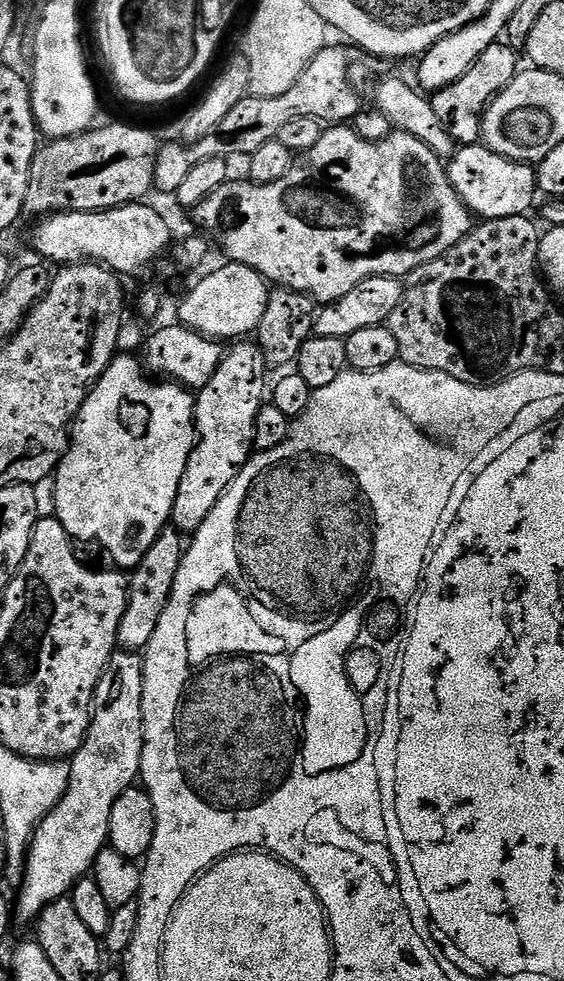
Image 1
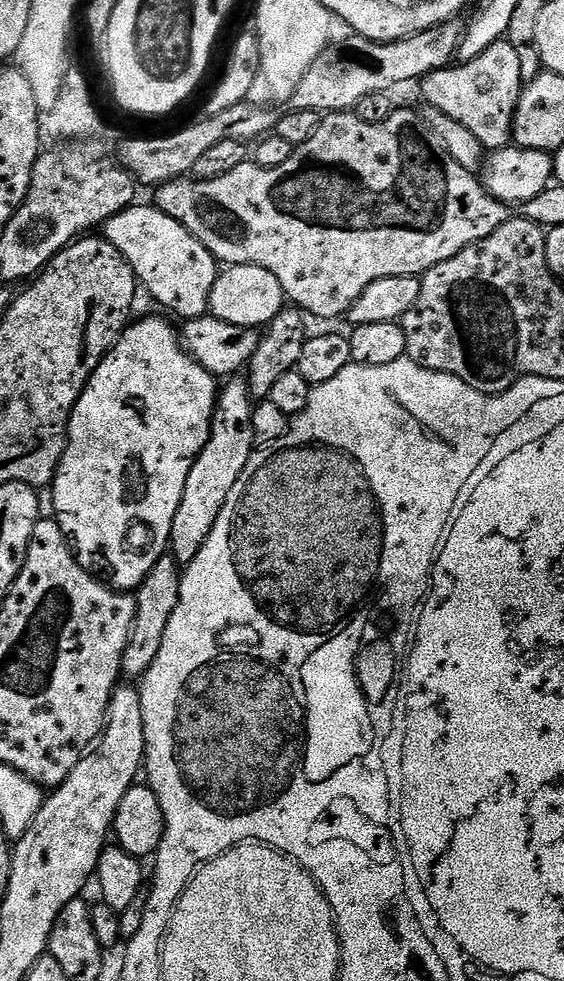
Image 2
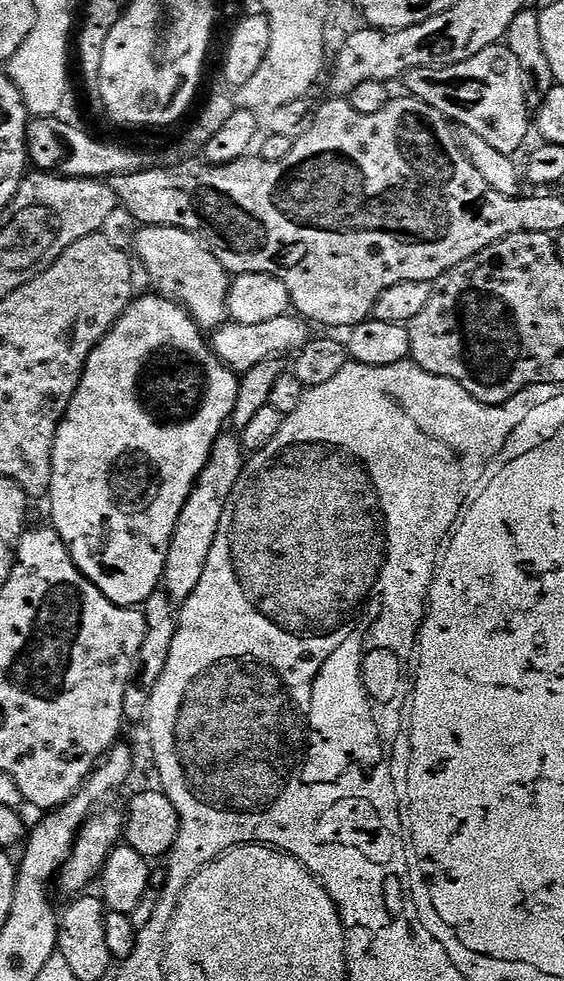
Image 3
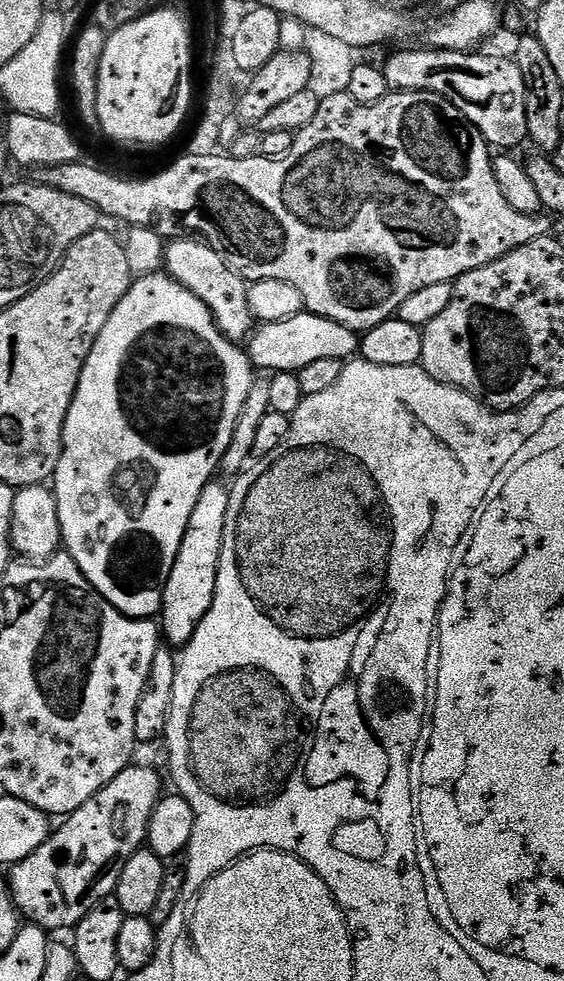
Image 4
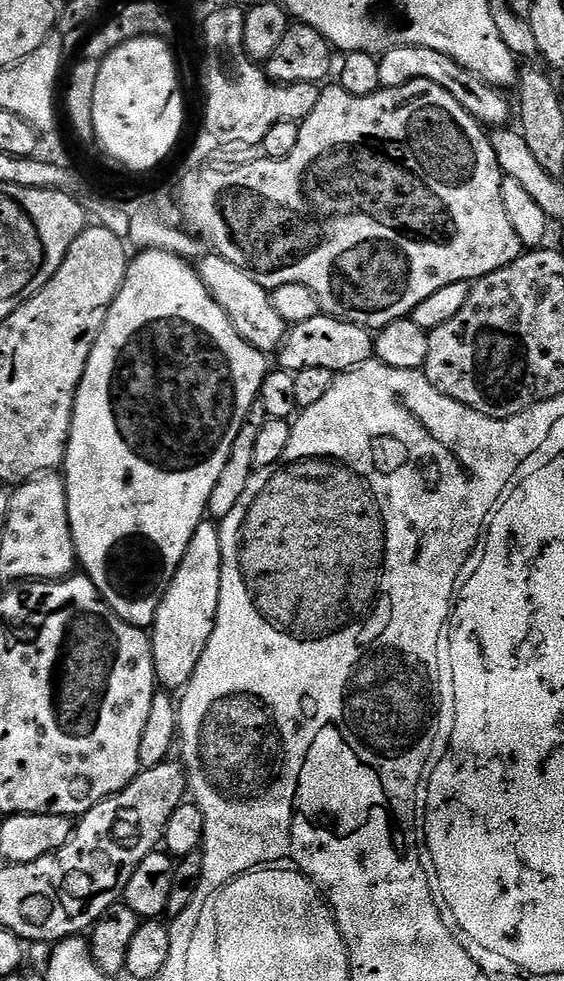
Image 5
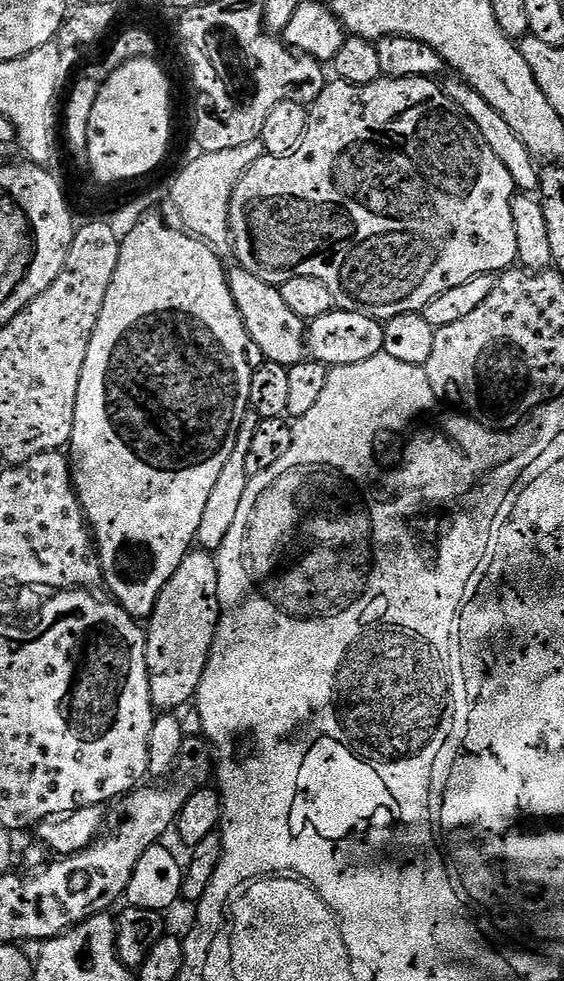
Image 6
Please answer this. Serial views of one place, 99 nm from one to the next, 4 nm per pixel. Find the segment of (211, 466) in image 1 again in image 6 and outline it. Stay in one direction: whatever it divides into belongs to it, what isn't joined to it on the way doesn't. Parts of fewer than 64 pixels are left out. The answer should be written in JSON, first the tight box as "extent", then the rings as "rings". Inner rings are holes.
{"extent":[146,550,219,714],"rings":[[[208,550],[189,551],[188,557],[178,566],[174,578],[166,582],[146,624],[146,666],[153,709],[172,714],[180,710],[176,708],[183,704],[191,705],[195,701],[219,625],[216,557]]]}

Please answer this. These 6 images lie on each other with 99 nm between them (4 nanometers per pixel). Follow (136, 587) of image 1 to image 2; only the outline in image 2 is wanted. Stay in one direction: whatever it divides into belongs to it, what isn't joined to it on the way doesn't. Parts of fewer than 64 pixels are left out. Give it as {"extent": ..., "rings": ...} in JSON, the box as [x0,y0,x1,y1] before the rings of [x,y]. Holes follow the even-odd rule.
{"extent":[121,554,181,681],"rings":[[[165,554],[157,562],[154,570],[146,574],[146,578],[135,589],[136,617],[132,623],[132,637],[128,640],[126,650],[122,654],[121,673],[129,676],[129,681],[139,681],[154,666],[154,658],[158,658],[158,650],[162,650],[162,637],[166,634],[166,626],[170,626],[170,618],[178,607],[180,597],[181,565],[177,564],[175,556]]]}

